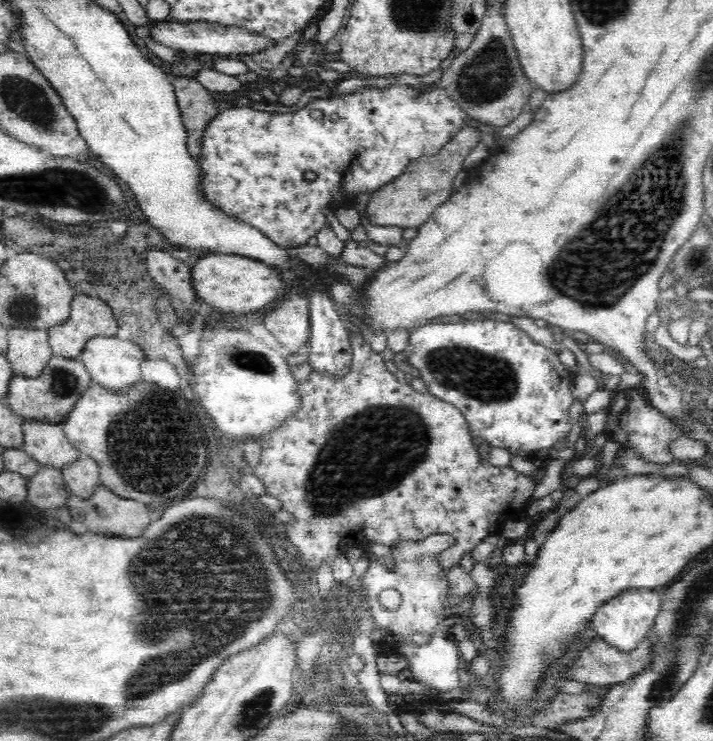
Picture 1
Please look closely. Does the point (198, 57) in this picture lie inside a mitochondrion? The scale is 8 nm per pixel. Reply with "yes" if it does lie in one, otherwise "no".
no

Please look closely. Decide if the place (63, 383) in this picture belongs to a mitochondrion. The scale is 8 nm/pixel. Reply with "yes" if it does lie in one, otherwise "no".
yes

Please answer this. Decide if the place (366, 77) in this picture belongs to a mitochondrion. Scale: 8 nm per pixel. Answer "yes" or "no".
no

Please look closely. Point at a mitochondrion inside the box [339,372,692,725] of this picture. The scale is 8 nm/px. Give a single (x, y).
(669, 680)

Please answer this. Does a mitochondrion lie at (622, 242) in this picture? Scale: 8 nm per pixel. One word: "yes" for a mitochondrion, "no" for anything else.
yes

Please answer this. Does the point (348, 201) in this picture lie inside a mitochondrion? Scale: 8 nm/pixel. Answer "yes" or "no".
no

